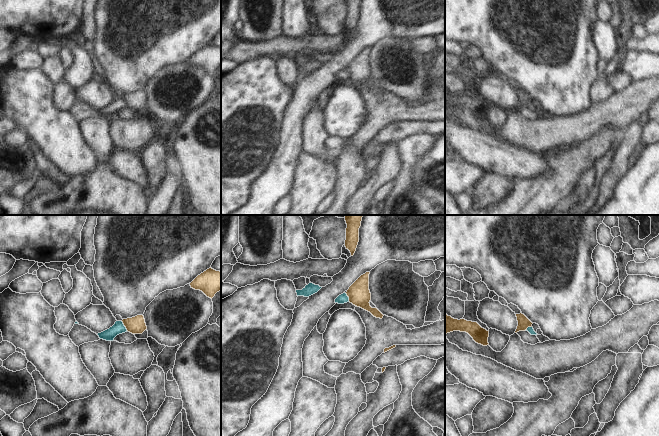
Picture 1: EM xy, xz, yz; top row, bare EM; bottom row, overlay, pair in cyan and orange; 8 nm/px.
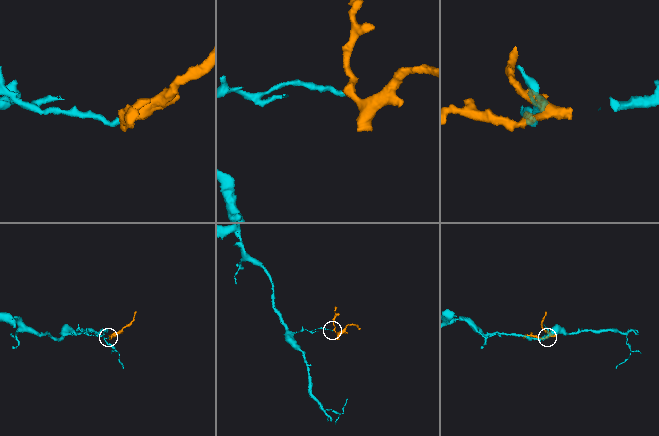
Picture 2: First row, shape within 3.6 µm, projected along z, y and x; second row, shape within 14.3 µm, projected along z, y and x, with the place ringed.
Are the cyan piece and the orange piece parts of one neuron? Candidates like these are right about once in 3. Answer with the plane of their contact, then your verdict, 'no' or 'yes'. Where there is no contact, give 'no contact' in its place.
contact in xy; no

